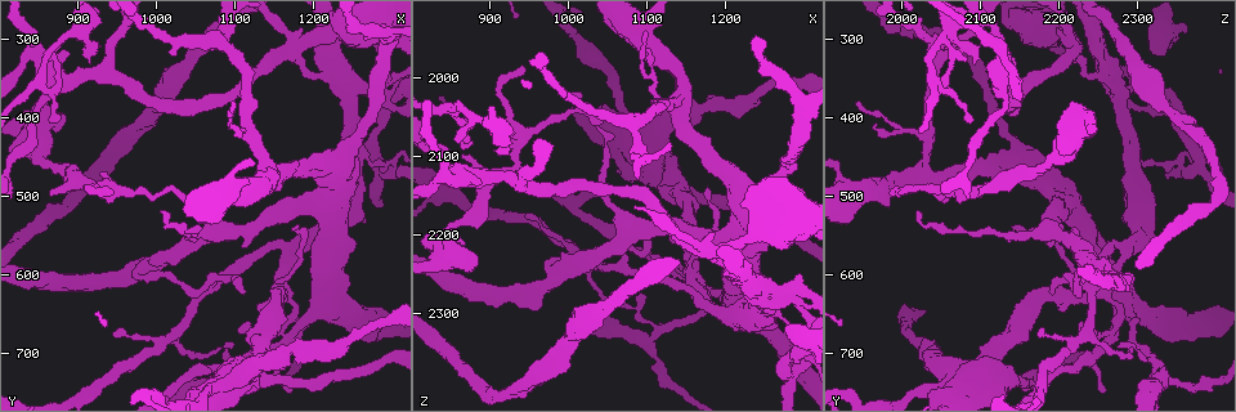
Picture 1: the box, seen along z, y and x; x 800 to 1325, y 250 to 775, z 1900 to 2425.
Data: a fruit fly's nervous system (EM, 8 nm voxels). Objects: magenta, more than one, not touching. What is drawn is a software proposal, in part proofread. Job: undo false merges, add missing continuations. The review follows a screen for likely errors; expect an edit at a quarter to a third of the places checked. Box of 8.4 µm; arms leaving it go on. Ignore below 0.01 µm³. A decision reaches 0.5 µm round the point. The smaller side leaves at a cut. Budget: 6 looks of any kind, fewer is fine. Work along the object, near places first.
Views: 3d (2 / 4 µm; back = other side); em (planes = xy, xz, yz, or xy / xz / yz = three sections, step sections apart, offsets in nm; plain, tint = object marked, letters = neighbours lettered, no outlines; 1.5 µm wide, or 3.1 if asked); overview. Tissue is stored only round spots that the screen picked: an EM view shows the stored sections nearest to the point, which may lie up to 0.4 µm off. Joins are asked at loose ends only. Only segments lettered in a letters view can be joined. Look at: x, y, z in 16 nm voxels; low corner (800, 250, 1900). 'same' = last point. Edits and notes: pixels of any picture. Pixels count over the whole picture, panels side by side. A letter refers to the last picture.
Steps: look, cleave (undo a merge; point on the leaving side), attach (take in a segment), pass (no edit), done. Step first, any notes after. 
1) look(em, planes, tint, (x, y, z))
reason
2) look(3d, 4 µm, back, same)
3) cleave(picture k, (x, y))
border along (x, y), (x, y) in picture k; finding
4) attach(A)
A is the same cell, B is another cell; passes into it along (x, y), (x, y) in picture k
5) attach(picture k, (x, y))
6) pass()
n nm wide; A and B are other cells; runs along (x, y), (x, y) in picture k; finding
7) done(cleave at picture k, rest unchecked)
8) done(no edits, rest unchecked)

look(em, yz, step 8, tint, (865, 500, 2100))
an open end

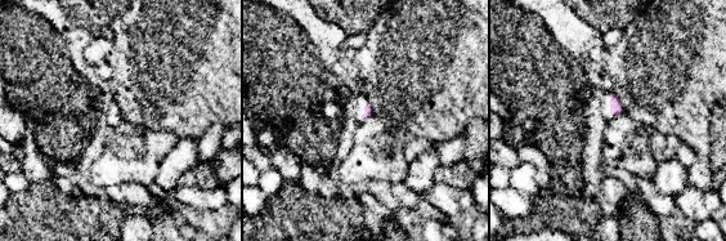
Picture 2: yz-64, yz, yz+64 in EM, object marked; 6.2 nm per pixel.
look(em, planes, letters, same)

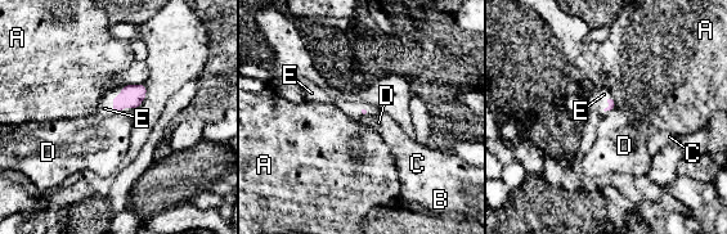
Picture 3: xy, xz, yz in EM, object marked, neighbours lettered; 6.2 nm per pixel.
attach(picture 3, (104, 108))
E is the same cell, A, B, C and D are other cells; passes into it along (133, 95), (112, 99), (104, 108) in picture 3; it goes on there

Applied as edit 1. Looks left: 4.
look(3d, 4 µm, back, (945, 495, 1990))
thin end

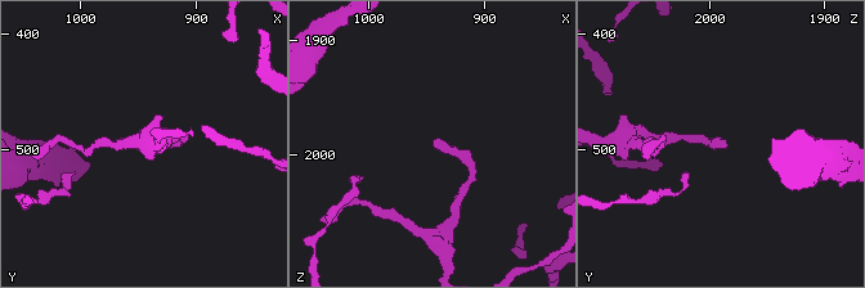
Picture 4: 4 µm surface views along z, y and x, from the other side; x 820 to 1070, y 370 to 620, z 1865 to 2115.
look(em, xz, step 4, tint, (946, 492, 1986))
need the tissue

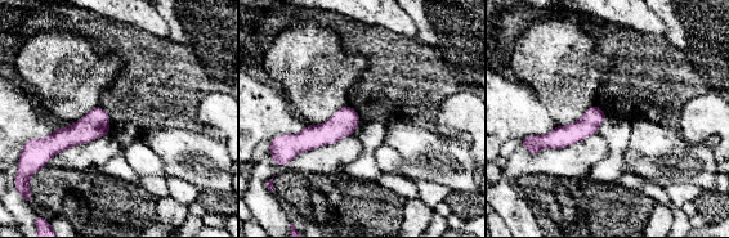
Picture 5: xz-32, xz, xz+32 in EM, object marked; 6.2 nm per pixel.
look(em, planes, letters, same)

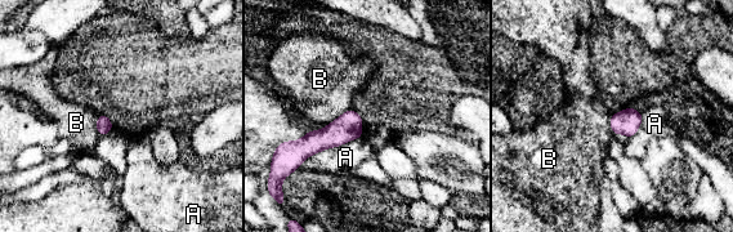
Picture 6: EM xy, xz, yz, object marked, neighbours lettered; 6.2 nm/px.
pass()
A and B are other cells; border along (351, 107), (326, 125) in picture 6; no lettered segment goes on from it

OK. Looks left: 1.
done(attach at picture 3, rest unchecked)

